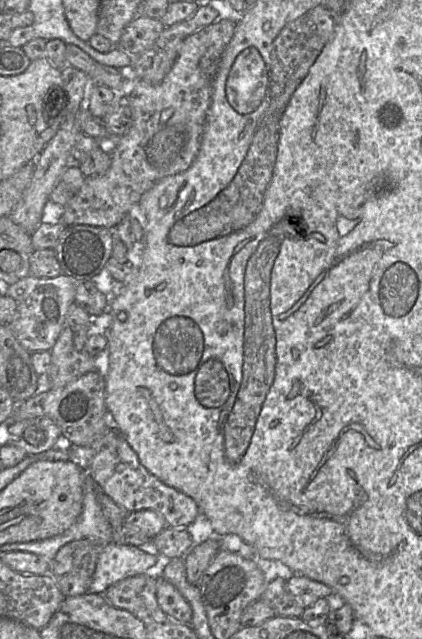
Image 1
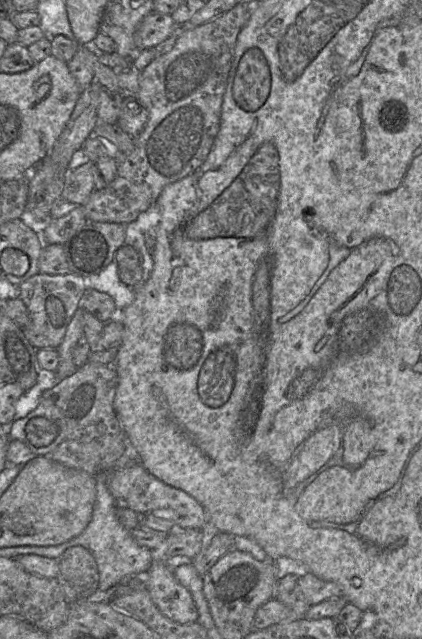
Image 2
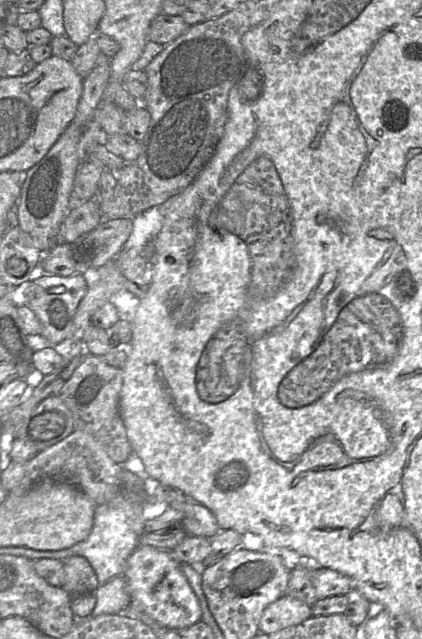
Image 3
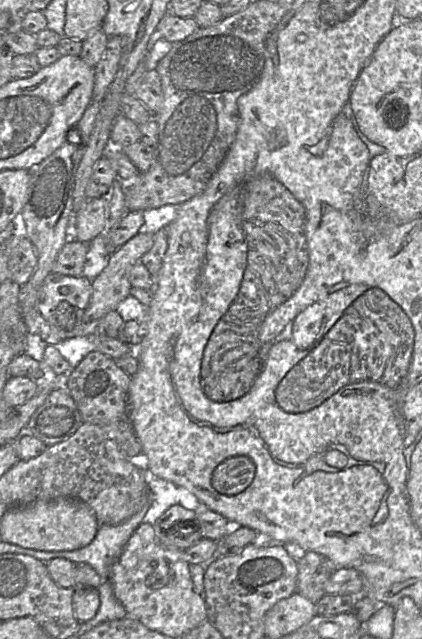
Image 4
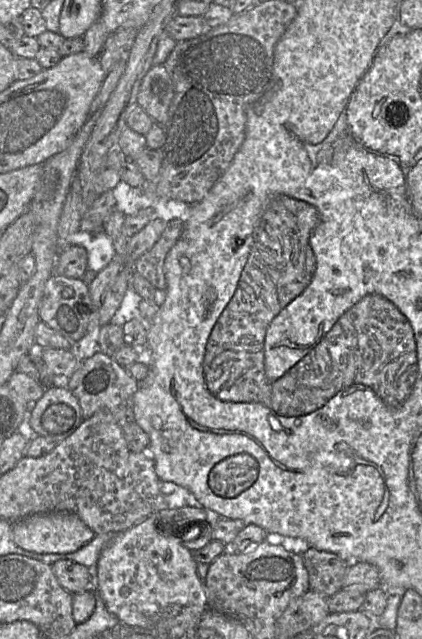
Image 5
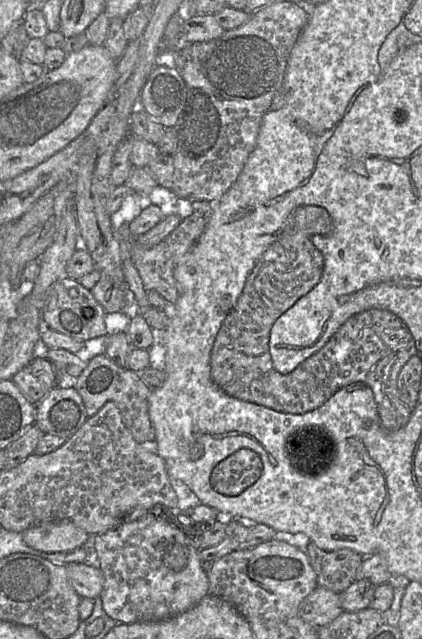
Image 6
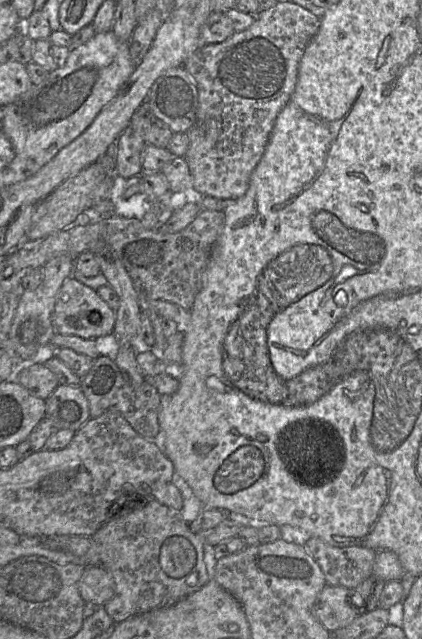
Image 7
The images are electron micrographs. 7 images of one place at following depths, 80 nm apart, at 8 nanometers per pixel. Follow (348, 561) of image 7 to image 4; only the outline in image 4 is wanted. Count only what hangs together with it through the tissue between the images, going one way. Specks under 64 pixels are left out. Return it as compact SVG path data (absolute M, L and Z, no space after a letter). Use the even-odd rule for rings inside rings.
M308 551L297 561L296 592L317 603L325 593L325 583L336 569L334 563L317 552Z

